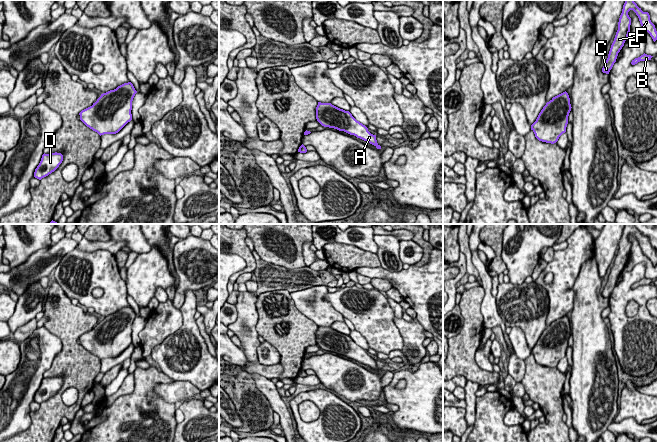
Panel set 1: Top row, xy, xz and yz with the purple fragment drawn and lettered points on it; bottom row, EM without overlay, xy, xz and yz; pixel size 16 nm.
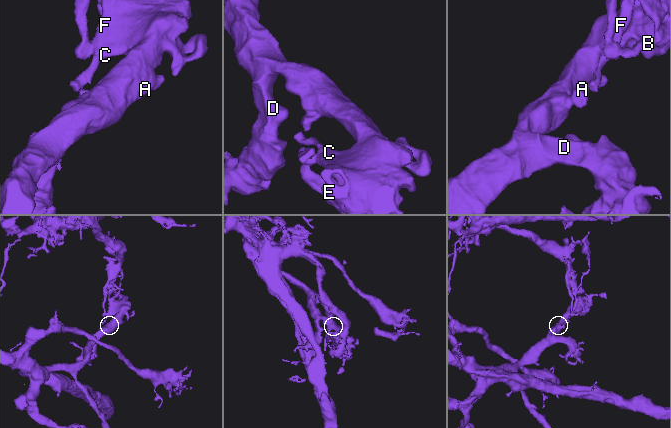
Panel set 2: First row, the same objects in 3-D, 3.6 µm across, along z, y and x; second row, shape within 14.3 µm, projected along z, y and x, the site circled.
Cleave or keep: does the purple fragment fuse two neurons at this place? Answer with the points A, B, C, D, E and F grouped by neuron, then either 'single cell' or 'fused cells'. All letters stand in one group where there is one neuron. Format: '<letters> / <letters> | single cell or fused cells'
A B D E F / C | fused cells

